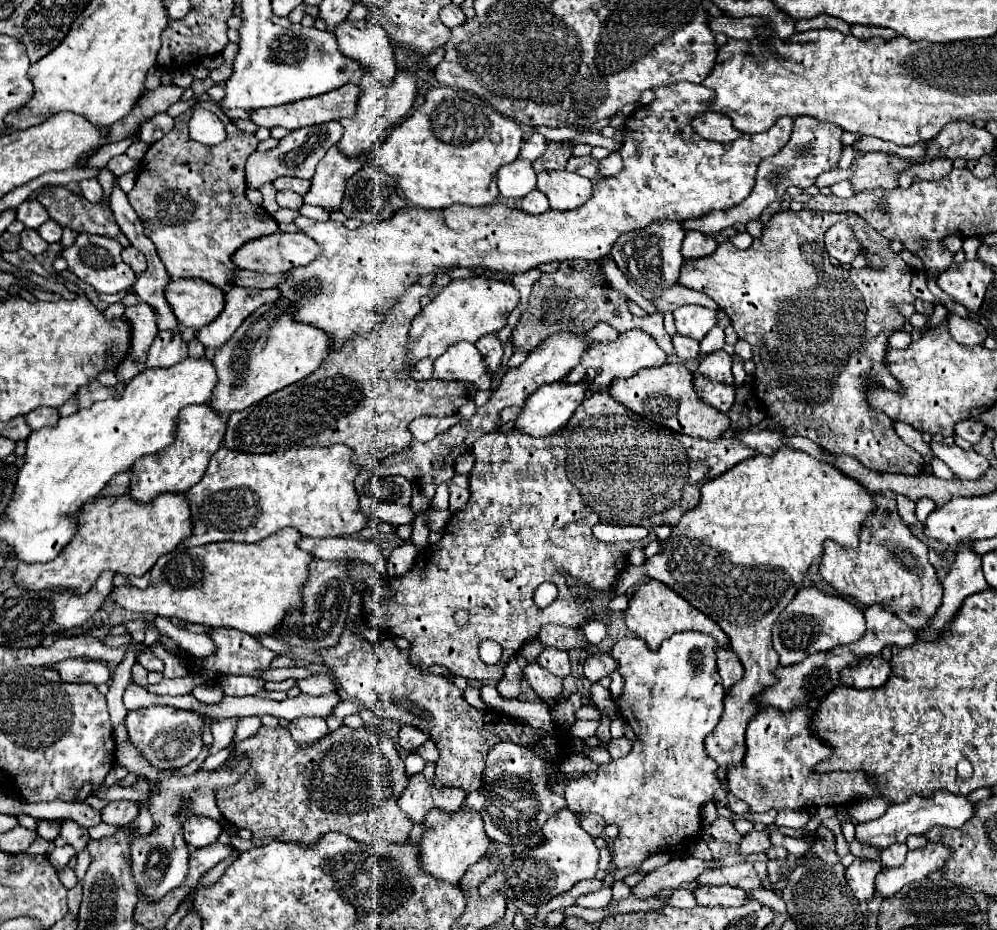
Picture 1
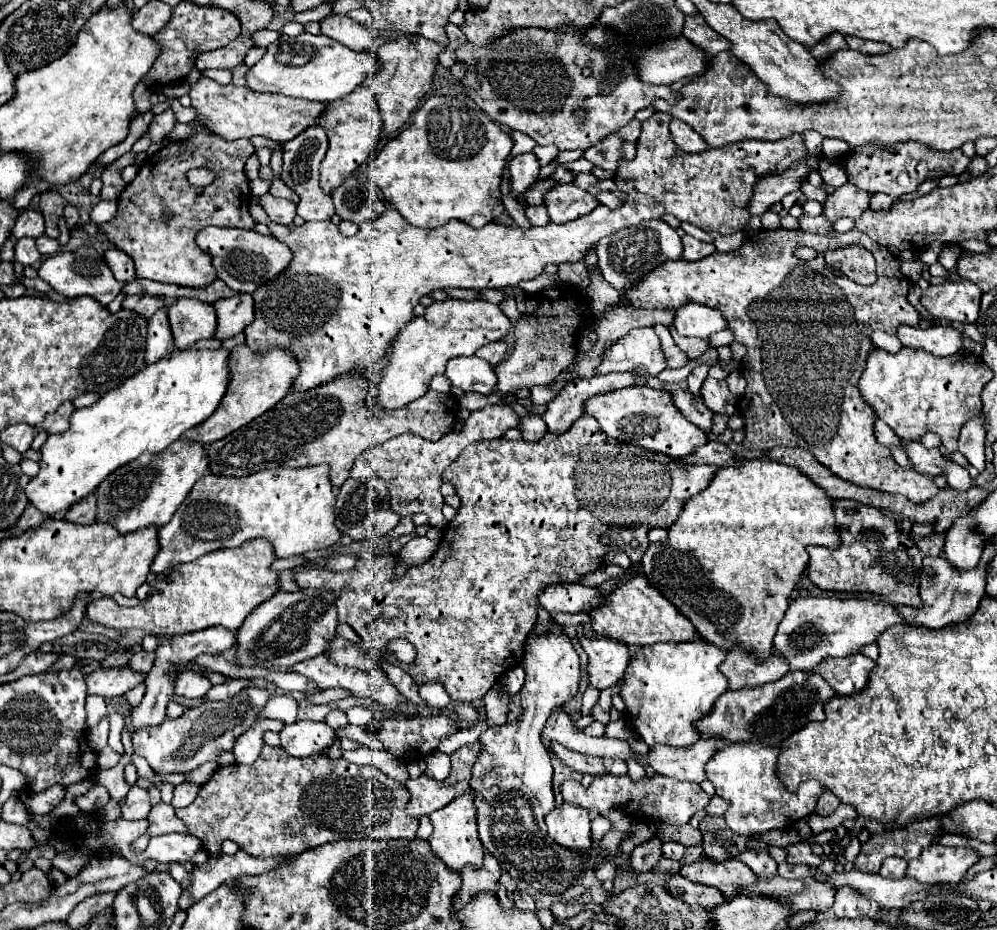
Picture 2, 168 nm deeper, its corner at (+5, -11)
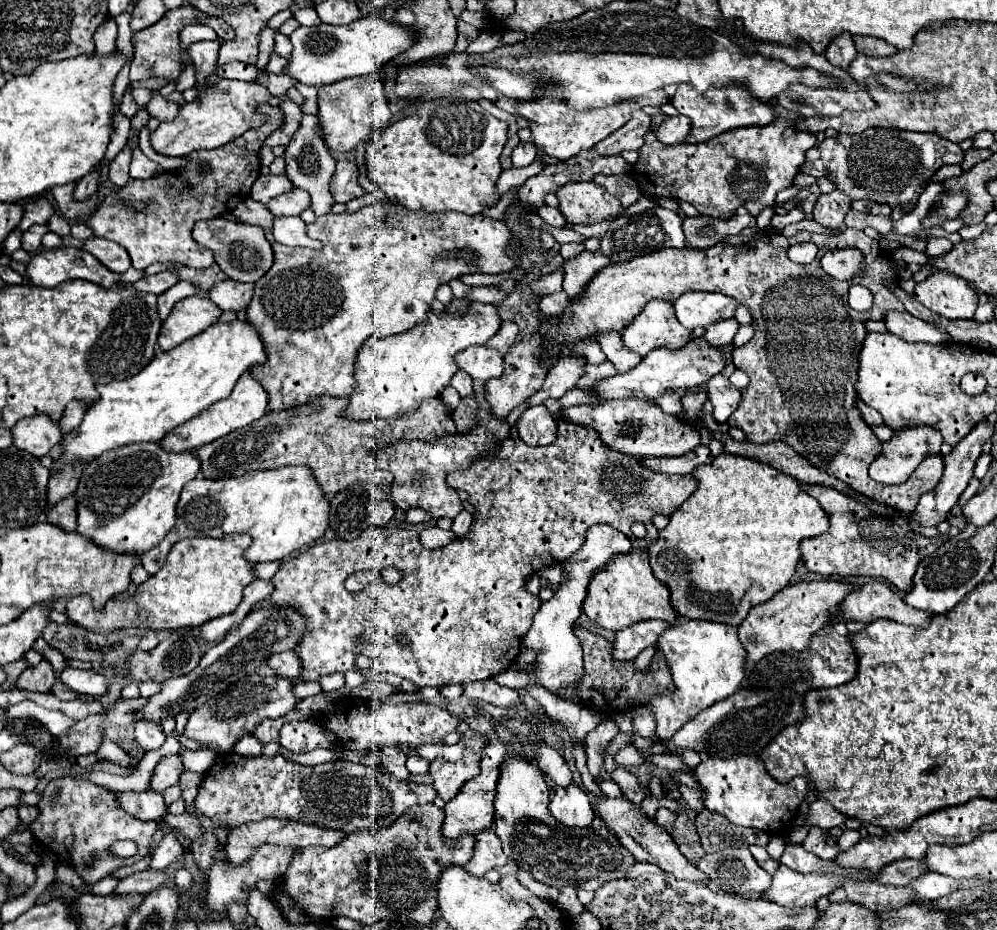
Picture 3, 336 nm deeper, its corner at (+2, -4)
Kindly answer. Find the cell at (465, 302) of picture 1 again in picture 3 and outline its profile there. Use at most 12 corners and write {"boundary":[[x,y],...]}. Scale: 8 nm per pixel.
{"boundary":[[493,303],[429,311],[365,341],[347,417],[391,419],[437,397],[455,353],[501,327]]}

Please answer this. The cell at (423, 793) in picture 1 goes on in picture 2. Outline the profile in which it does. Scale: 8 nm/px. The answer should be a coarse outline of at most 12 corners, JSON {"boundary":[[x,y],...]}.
{"boundary":[[422,774],[410,778],[412,816],[432,814],[468,792],[468,782],[446,784]]}

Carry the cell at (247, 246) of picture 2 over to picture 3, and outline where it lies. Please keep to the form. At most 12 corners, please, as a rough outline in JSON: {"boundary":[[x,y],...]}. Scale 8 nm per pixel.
{"boundary":[[197,221],[221,271],[255,283],[275,261],[259,225]]}

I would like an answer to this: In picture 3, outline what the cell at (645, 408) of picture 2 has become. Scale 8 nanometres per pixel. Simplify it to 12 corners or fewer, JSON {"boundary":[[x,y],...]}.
{"boundary":[[651,399],[563,409],[605,445],[635,457],[675,457],[697,427]]}

